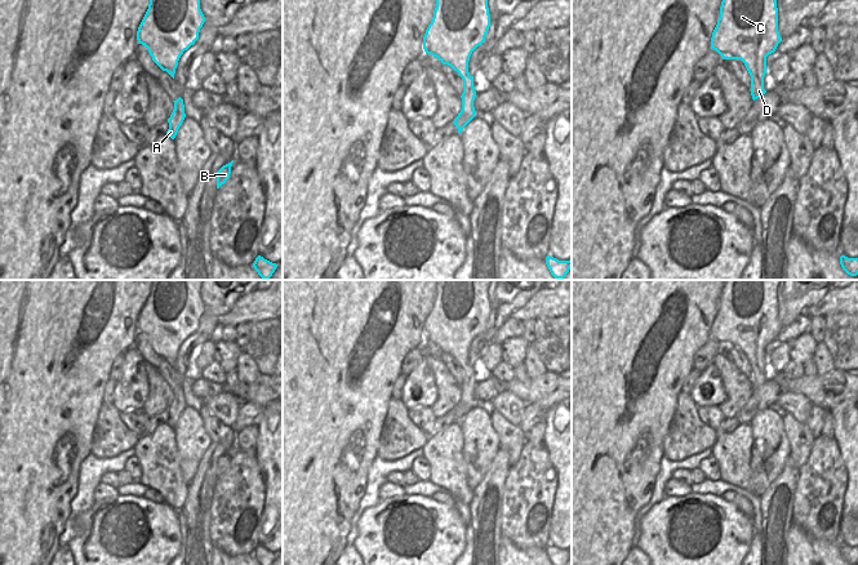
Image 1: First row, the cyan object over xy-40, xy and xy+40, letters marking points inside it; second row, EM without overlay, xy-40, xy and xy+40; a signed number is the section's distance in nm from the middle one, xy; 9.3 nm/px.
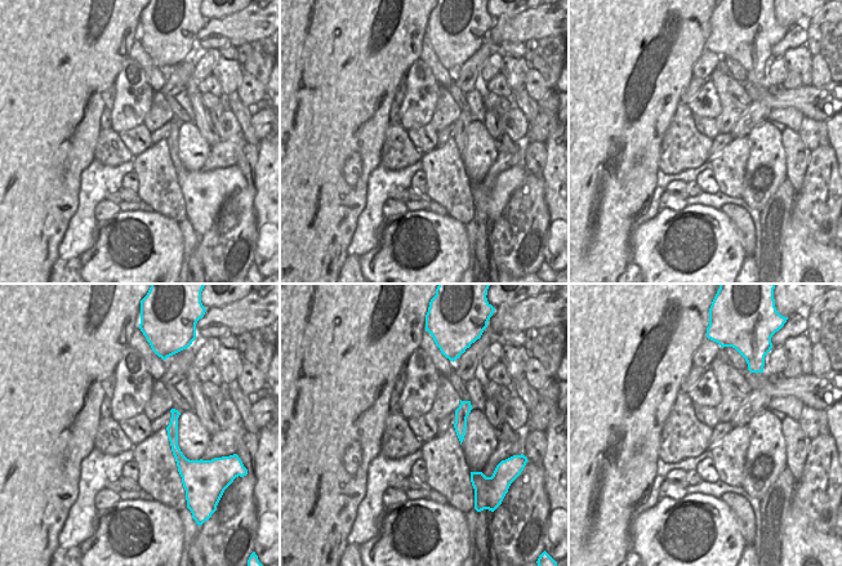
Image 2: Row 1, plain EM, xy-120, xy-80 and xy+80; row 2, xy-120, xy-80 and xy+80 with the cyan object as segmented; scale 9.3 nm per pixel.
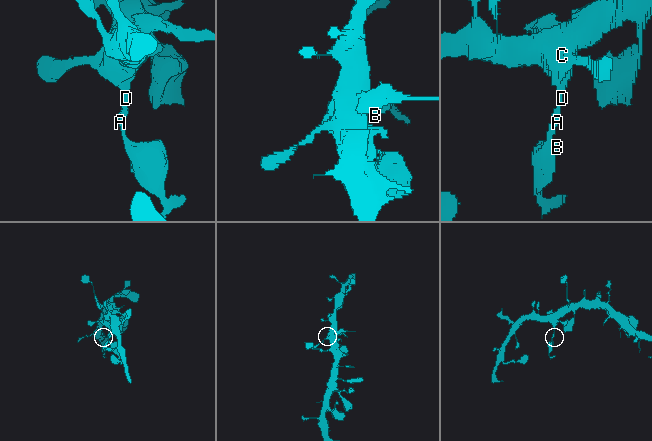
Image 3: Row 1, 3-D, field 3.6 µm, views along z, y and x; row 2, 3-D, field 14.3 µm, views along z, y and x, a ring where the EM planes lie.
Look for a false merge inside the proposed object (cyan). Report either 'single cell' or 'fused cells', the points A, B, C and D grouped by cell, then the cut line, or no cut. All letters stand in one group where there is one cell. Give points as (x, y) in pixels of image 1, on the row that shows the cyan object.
fused cells; groups A B D / C; cut xy+40 (751, 76), (758, 76), (763, 81)

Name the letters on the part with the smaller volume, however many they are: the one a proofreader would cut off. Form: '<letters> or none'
A, B, D

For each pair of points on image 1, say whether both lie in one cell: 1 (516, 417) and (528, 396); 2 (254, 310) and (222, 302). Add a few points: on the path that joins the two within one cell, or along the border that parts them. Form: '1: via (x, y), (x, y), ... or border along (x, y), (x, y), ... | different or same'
1: border along (507, 390), (514, 392), (525, 404) | different
2: border along (248, 293), (244, 293), (216, 321) | different

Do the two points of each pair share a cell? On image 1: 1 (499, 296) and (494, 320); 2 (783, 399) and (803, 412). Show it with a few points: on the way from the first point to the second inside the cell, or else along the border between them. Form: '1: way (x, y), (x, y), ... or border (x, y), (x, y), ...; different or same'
1: way (499, 302), (499, 314); same
2: way (788, 401), (798, 406); same

